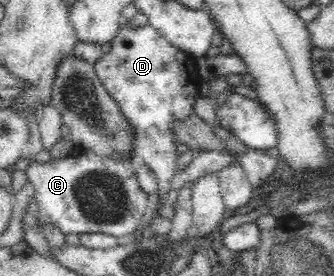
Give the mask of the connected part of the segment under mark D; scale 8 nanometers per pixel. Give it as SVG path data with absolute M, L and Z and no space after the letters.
M122 20L119 33L110 44L111 51L93 63L94 70L121 114L135 126L132 155L145 162L156 176L157 193L152 197L162 207L172 189L171 179L178 172L179 143L172 123L195 114L195 101L205 81L196 71L195 58L174 47L151 25L128 27L127 21Z

